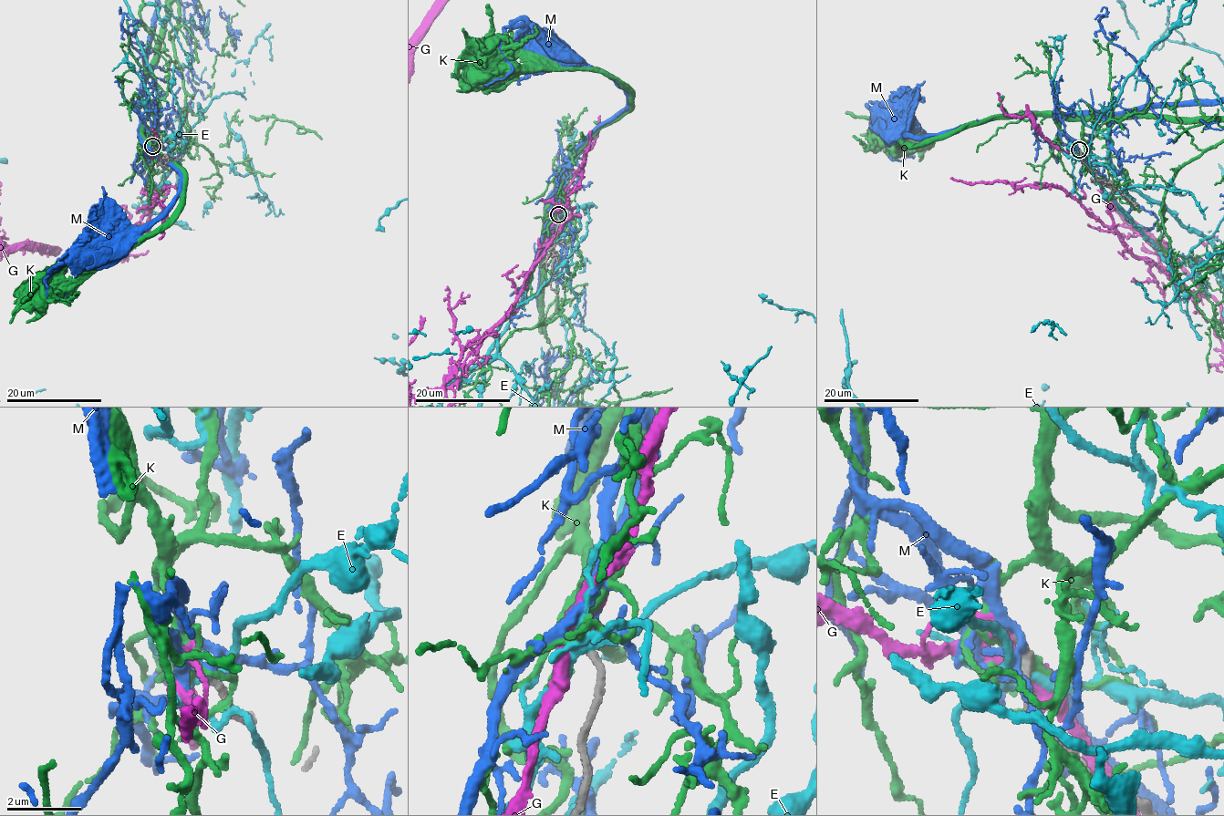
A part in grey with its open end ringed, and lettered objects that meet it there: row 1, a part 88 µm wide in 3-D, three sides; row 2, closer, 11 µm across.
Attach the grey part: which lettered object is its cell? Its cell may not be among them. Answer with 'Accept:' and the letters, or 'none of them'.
Accept: M

